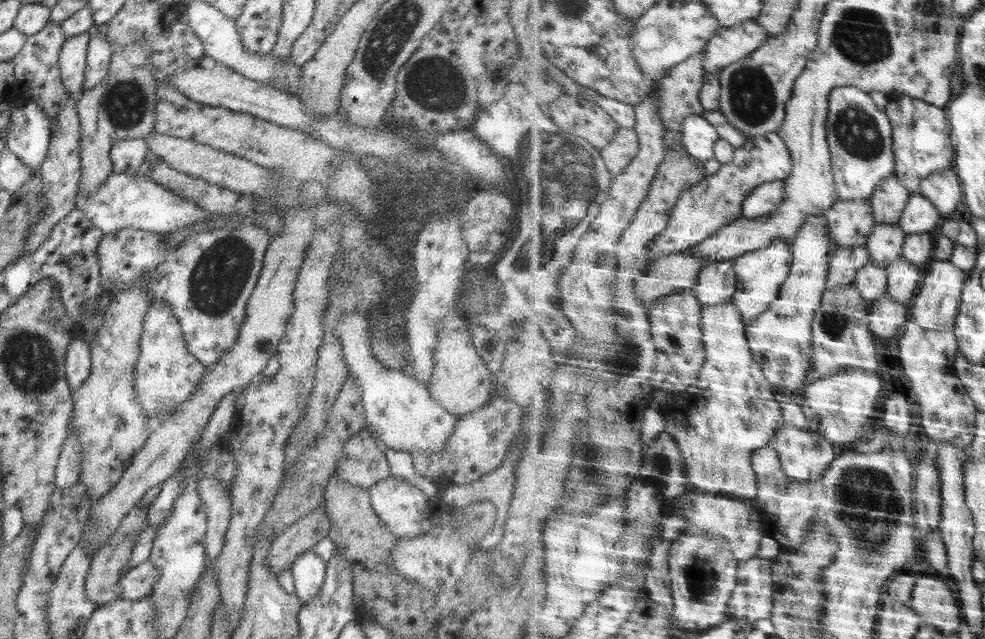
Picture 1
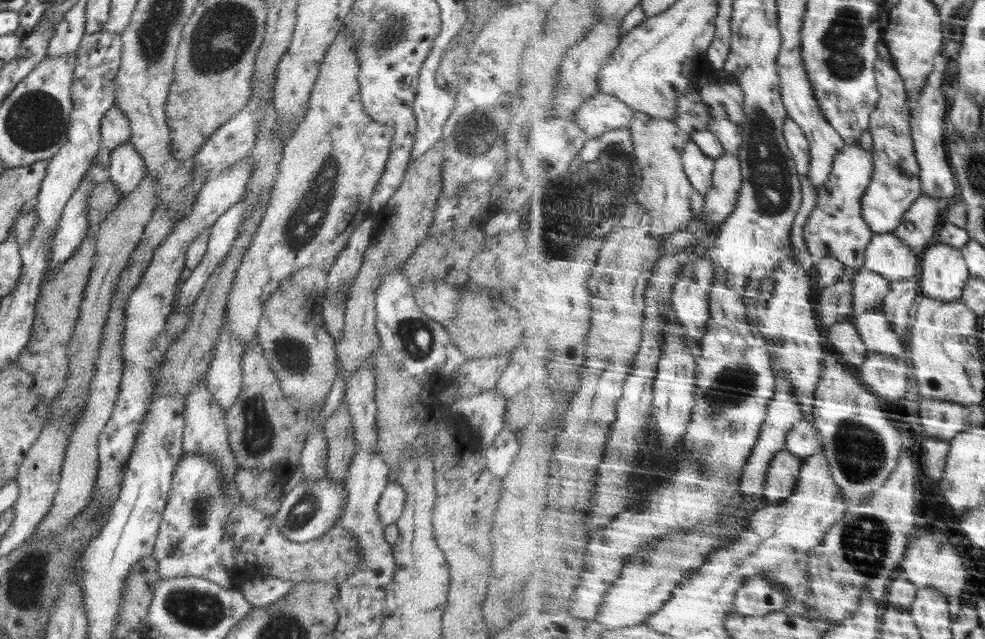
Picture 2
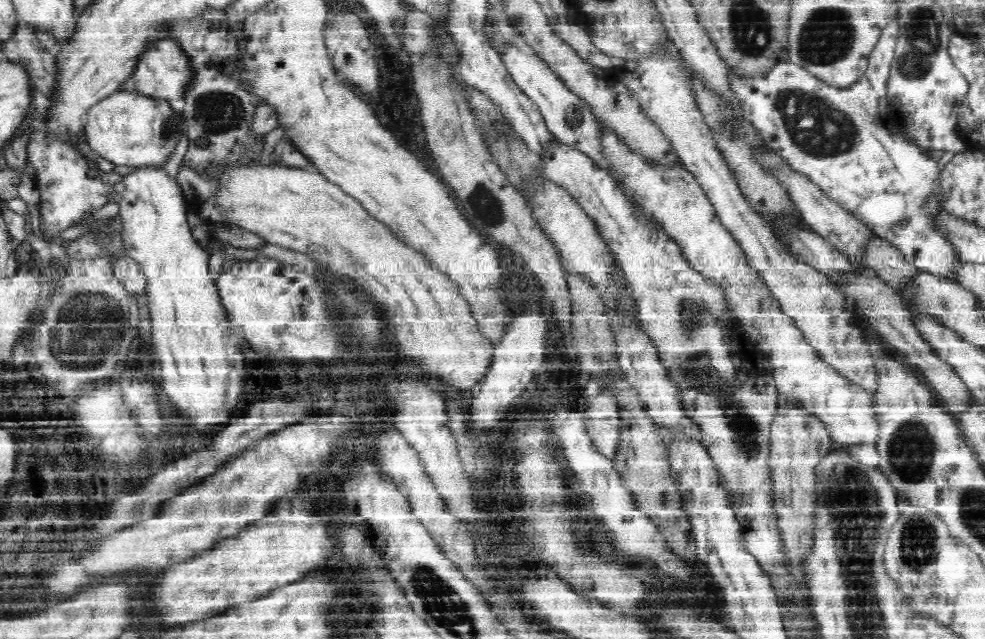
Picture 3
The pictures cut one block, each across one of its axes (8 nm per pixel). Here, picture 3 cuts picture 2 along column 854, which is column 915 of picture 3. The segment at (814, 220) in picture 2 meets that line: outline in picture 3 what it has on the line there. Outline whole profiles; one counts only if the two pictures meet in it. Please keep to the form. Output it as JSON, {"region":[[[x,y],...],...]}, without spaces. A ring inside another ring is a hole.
{"region":[[[894,21],[883,30],[870,53],[867,75],[850,87],[828,85],[790,60],[776,63],[766,78],[753,81],[744,82],[731,73],[732,87],[736,88],[738,99],[743,100],[747,119],[755,123],[768,147],[772,147],[792,170],[806,175],[826,196],[838,202],[866,226],[872,227],[875,236],[893,244],[906,262],[921,272],[957,280],[964,262],[960,262],[959,251],[951,241],[950,231],[946,227],[938,227],[940,217],[943,216],[940,165],[922,147],[901,138],[897,128],[898,119],[890,116],[888,109],[887,81],[896,36],[897,26]]]}

